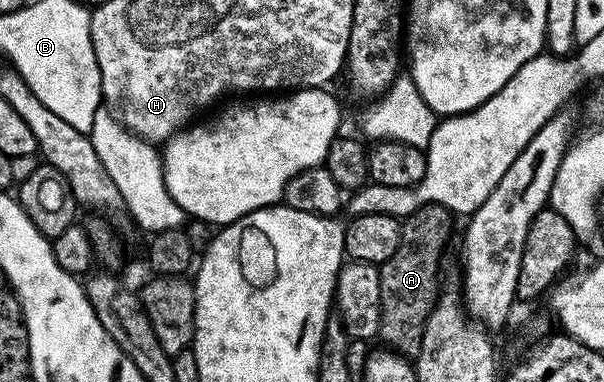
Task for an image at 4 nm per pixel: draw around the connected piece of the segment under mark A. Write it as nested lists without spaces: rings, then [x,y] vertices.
[[[429,204],[413,213],[401,224],[401,238],[389,260],[380,263],[381,320],[377,338],[384,347],[413,360],[420,354],[424,324],[438,297],[437,274],[441,252],[451,234],[450,211],[441,205]]]

